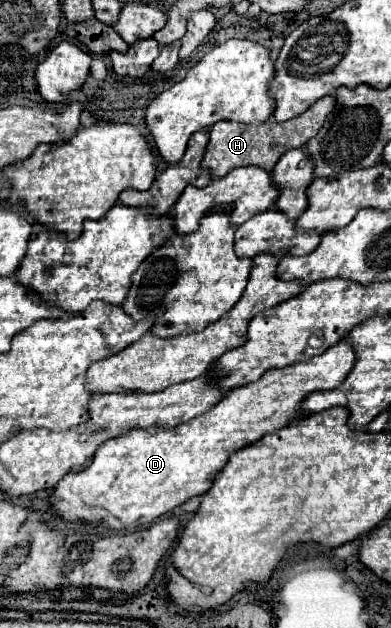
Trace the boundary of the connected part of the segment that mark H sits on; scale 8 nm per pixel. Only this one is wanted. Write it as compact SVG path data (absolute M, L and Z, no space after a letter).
M327 94L319 98L311 108L307 108L305 114L295 116L293 120L287 120L283 124L273 120L261 124L237 124L231 120L221 120L209 132L209 144L203 156L203 166L209 168L213 176L225 176L233 168L251 166L251 164L265 166L265 170L271 170L287 150L303 146L313 136L317 136L325 118L333 112L333 108L335 108L335 96Z

